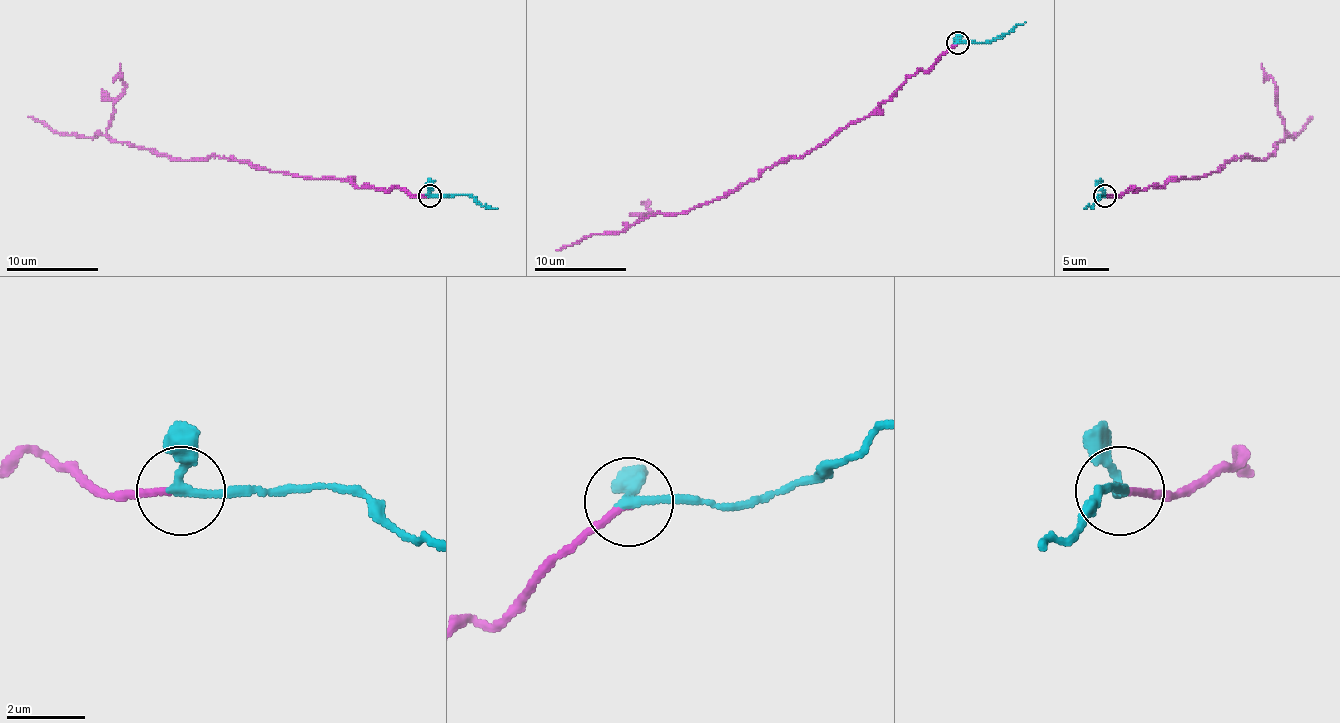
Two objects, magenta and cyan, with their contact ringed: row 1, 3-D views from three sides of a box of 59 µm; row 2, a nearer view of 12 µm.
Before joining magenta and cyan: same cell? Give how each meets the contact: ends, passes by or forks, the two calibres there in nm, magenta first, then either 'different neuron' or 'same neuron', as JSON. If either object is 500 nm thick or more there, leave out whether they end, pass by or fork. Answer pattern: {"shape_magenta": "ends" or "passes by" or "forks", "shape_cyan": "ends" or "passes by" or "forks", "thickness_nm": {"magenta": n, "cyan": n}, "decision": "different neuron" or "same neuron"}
{"shape_magenta": "ends", "shape_cyan": "passes by", "thickness_nm": {"magenta": 150, "cyan": 240}, "decision": "same neuron"}

